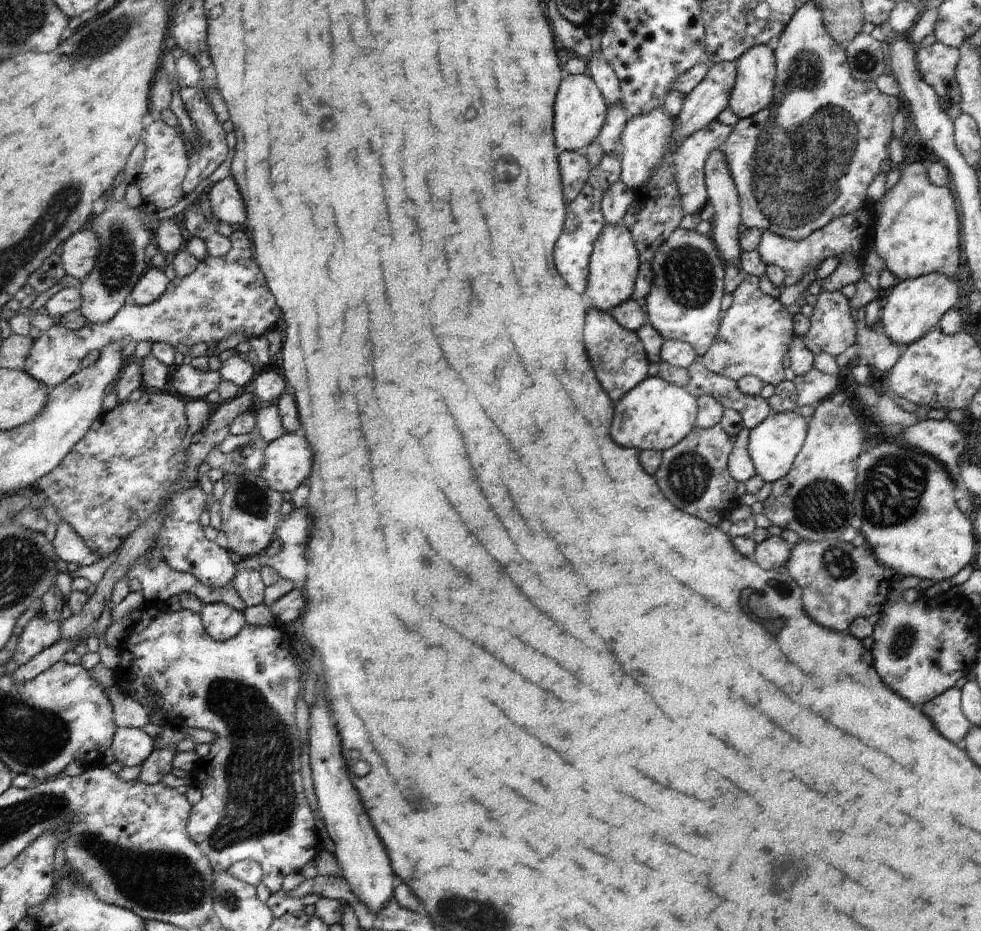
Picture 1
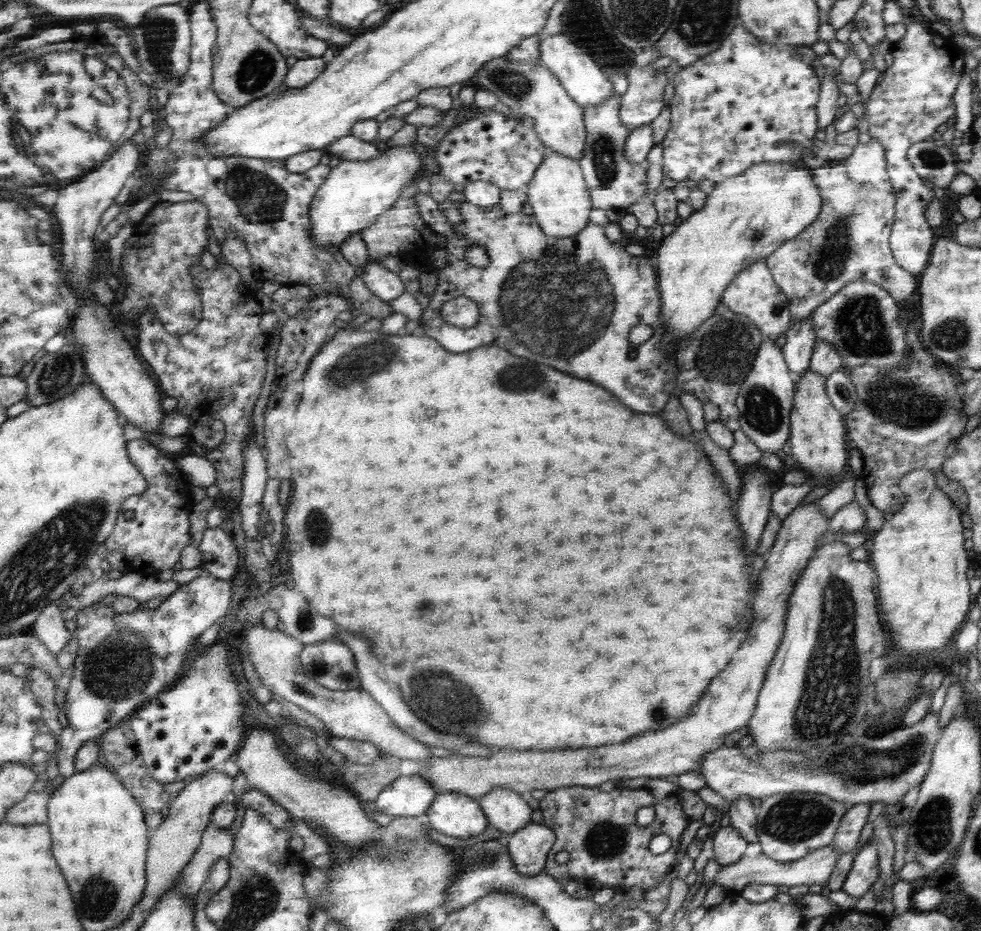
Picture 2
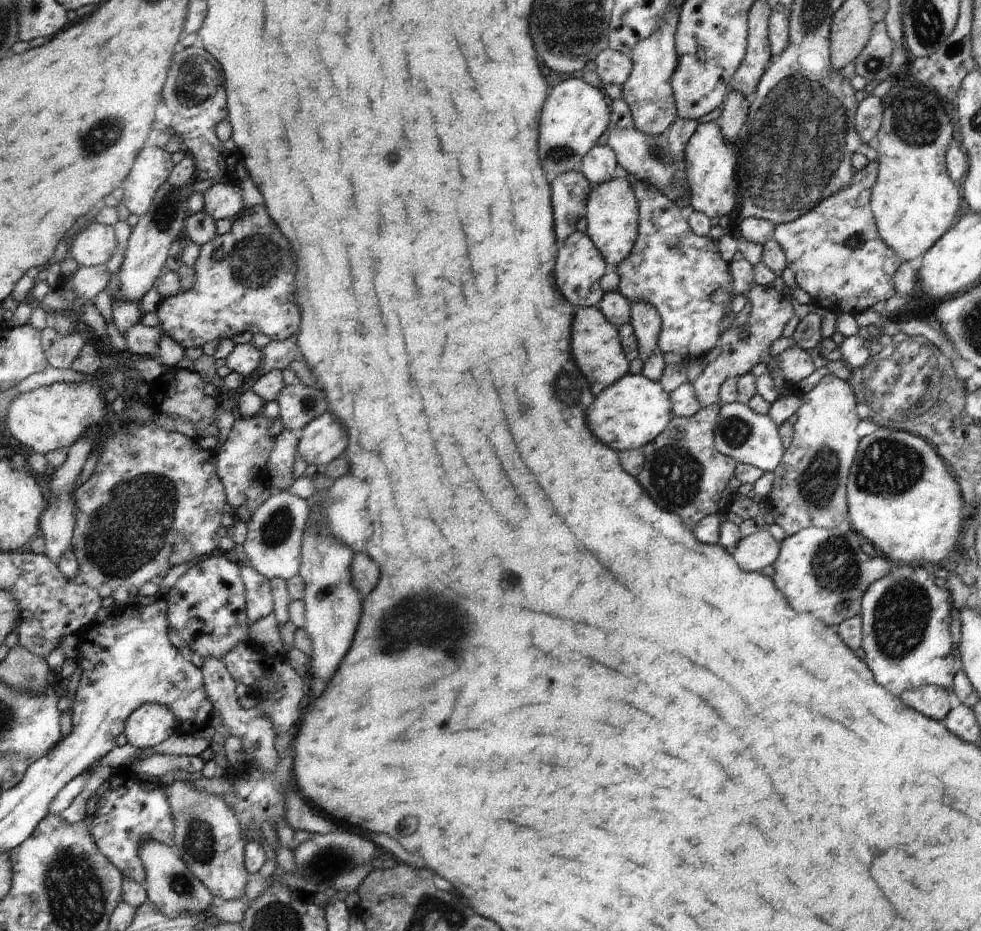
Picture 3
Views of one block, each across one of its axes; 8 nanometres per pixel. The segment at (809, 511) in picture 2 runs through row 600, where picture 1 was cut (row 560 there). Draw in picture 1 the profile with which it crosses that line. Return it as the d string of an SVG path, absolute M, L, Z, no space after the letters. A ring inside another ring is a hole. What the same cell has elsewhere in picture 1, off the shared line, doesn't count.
M769 536L755 546L755 552L749 556L749 560L753 560L757 566L763 566L763 570L779 570L787 564L791 548L793 546L787 544L781 536Z

